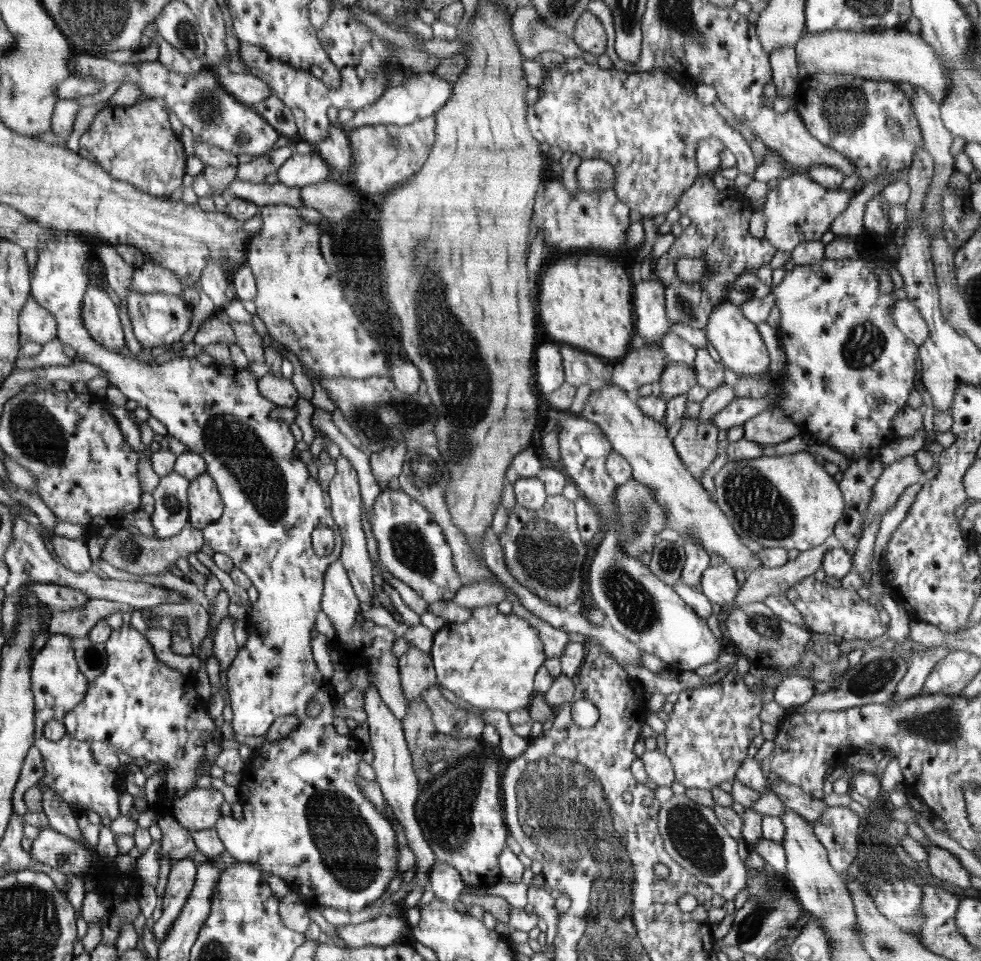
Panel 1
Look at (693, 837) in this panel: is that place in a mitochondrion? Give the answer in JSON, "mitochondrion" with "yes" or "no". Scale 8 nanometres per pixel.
{"mitochondrion":"yes"}

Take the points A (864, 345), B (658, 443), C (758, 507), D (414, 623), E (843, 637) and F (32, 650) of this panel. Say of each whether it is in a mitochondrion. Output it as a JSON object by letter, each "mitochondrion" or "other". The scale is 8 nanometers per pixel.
{"A":"mitochondrion","B":"other","C":"mitochondrion","D":"other","E":"other","F":"other"}

